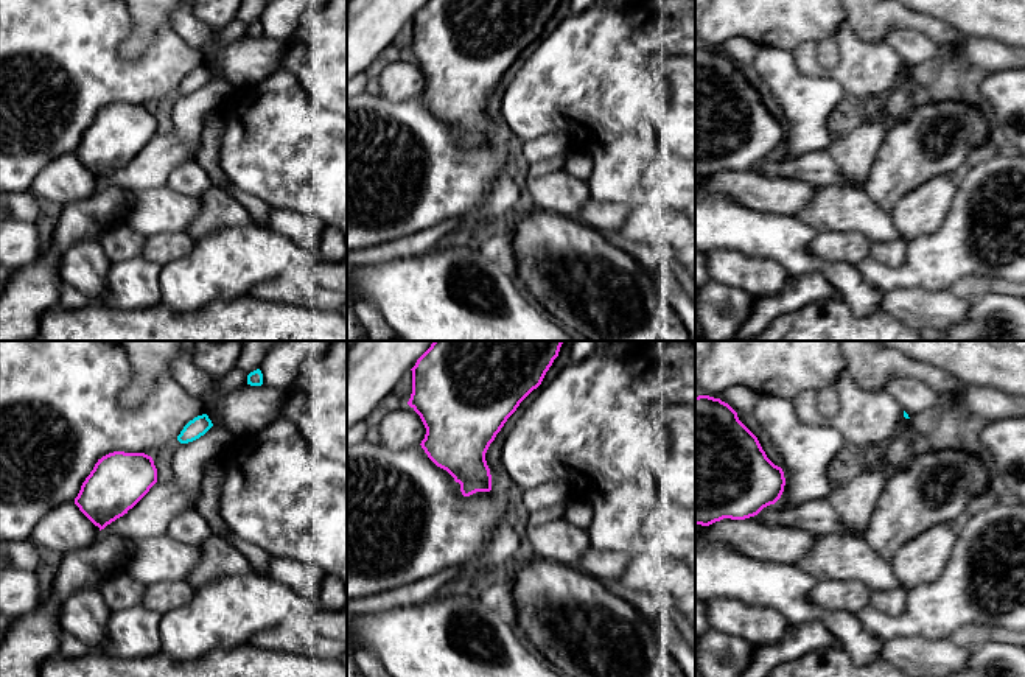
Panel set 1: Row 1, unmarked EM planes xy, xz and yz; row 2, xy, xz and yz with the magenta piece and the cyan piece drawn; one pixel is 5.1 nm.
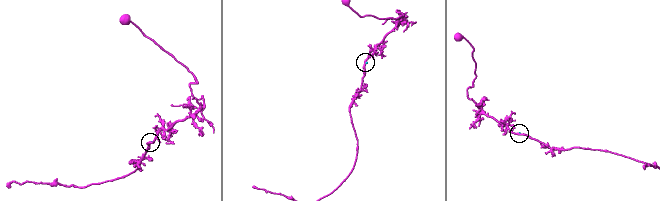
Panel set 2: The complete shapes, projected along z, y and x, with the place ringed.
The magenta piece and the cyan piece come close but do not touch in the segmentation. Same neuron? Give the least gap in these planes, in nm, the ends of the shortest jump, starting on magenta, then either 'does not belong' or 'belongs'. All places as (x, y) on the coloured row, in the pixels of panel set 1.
170 nm | xy (151, 458), (178, 439) | does not belong

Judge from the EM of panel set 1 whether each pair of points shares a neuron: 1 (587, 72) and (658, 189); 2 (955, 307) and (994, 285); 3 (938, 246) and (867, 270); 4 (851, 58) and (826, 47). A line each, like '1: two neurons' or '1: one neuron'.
1: one neuron
2: two neurons
3: one neuron
4: two neurons

